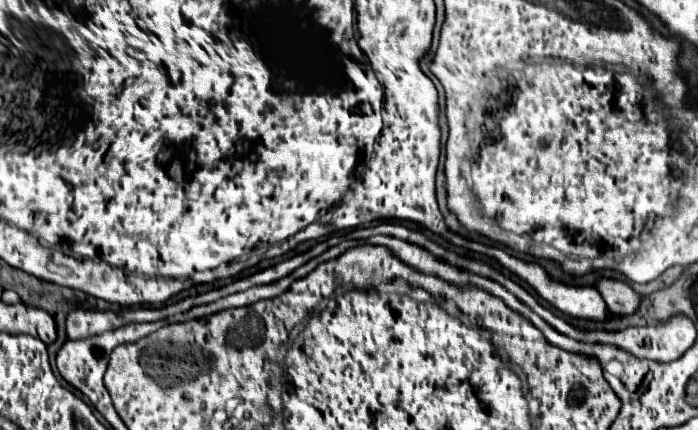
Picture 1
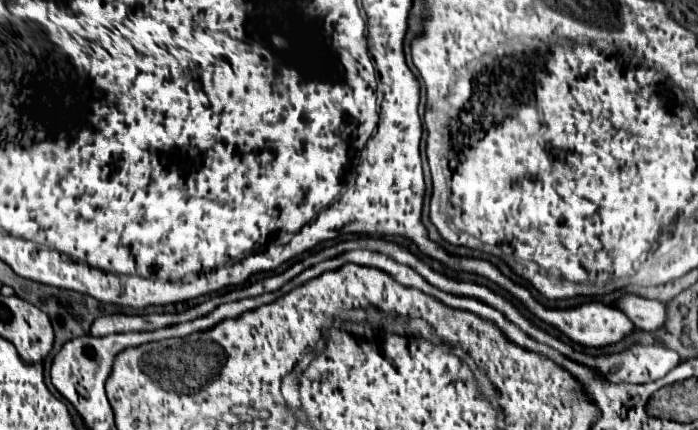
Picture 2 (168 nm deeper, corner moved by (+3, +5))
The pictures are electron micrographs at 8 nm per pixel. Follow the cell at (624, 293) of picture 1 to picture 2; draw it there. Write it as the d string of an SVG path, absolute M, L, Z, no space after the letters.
M622 296L618 302L618 308L624 310L624 314L634 322L636 328L646 332L656 332L658 328L664 328L666 322L666 304L658 300L646 300L640 296Z

